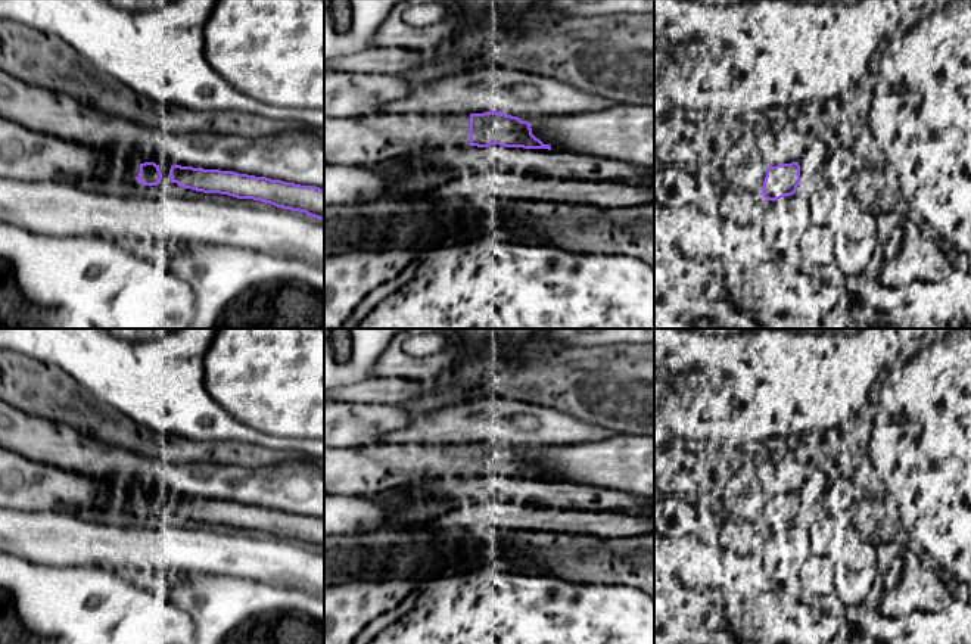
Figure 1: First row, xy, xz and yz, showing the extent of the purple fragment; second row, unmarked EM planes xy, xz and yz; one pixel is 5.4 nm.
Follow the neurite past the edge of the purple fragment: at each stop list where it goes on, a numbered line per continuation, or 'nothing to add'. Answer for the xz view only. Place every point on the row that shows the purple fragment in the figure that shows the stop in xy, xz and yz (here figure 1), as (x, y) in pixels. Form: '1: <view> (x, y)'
1: xz (373, 140)

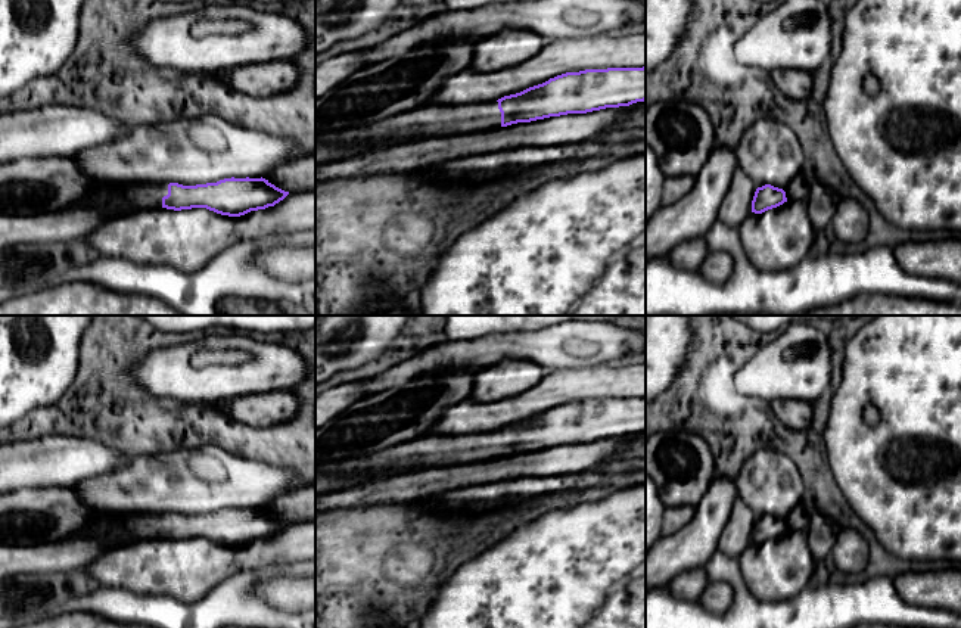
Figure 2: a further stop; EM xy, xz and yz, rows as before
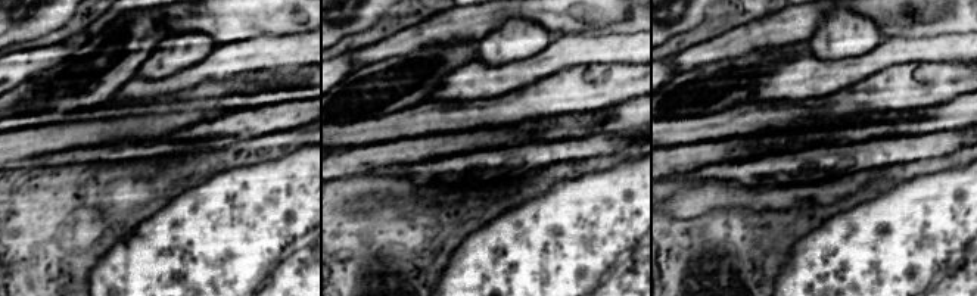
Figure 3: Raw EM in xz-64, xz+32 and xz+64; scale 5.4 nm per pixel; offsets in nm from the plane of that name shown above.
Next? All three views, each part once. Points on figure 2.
1: xz (431, 120)

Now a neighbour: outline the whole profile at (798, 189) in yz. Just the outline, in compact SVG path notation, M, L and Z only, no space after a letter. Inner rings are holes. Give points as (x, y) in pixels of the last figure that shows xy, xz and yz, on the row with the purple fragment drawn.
M802 172L793 177L793 180L789 183L784 192L787 200L808 200L809 186L805 183Z

